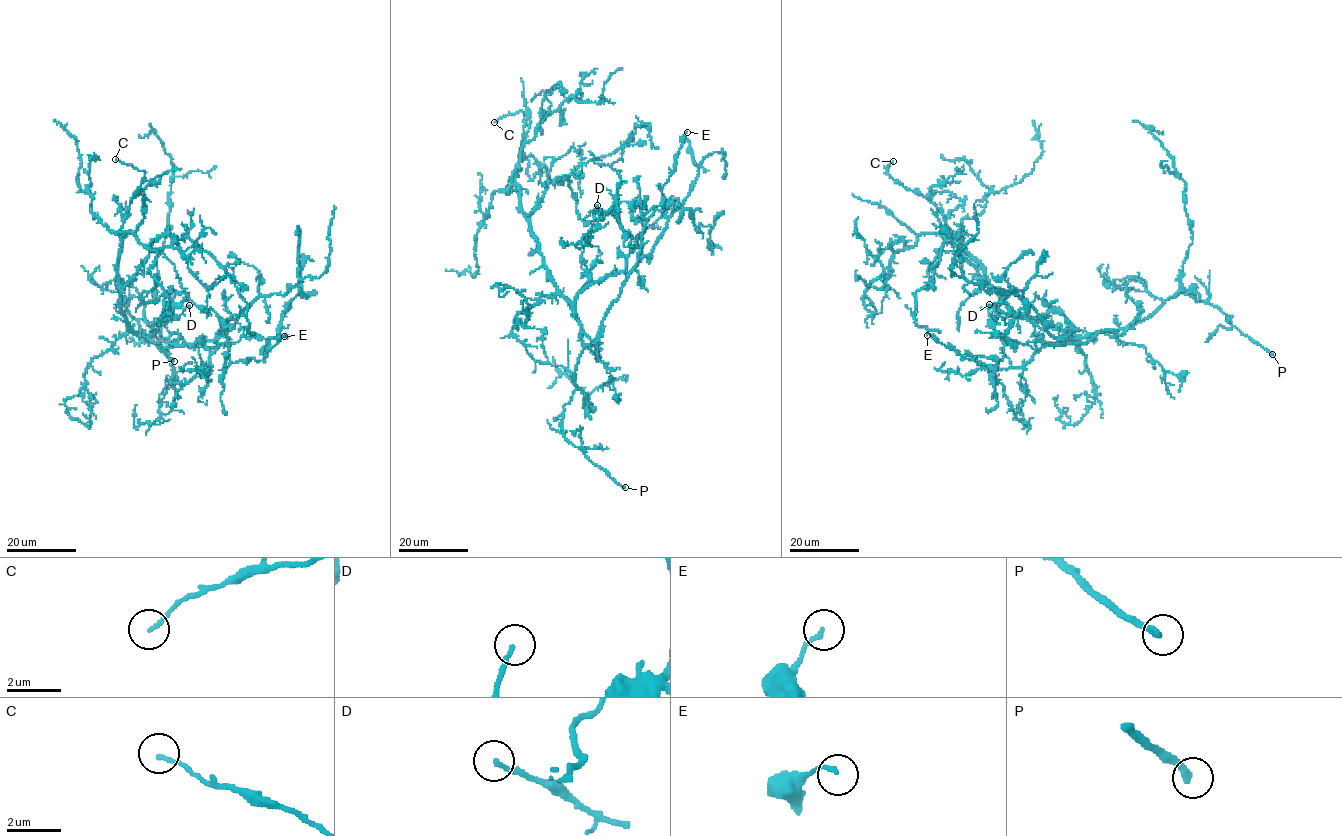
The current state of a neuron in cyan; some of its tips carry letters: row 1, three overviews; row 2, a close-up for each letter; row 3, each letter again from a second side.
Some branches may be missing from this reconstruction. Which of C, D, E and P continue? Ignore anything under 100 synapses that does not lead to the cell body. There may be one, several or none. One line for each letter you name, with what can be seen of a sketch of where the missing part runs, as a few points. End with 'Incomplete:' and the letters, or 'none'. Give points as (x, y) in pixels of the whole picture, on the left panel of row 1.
Incomplete: P

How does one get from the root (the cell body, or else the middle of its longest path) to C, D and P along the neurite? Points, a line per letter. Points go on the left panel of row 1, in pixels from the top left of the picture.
C: (144, 338), (131, 329), (119, 307), (118, 265), (120, 228), (145, 173), (115, 159)
D: (144, 338), (158, 341), (162, 324), (170, 314), (166, 319), (175, 319), (189, 305)
P: (144, 338), (153, 330), (144, 319), (144, 303), (132, 295), (125, 308), (148, 340), (174, 361)

